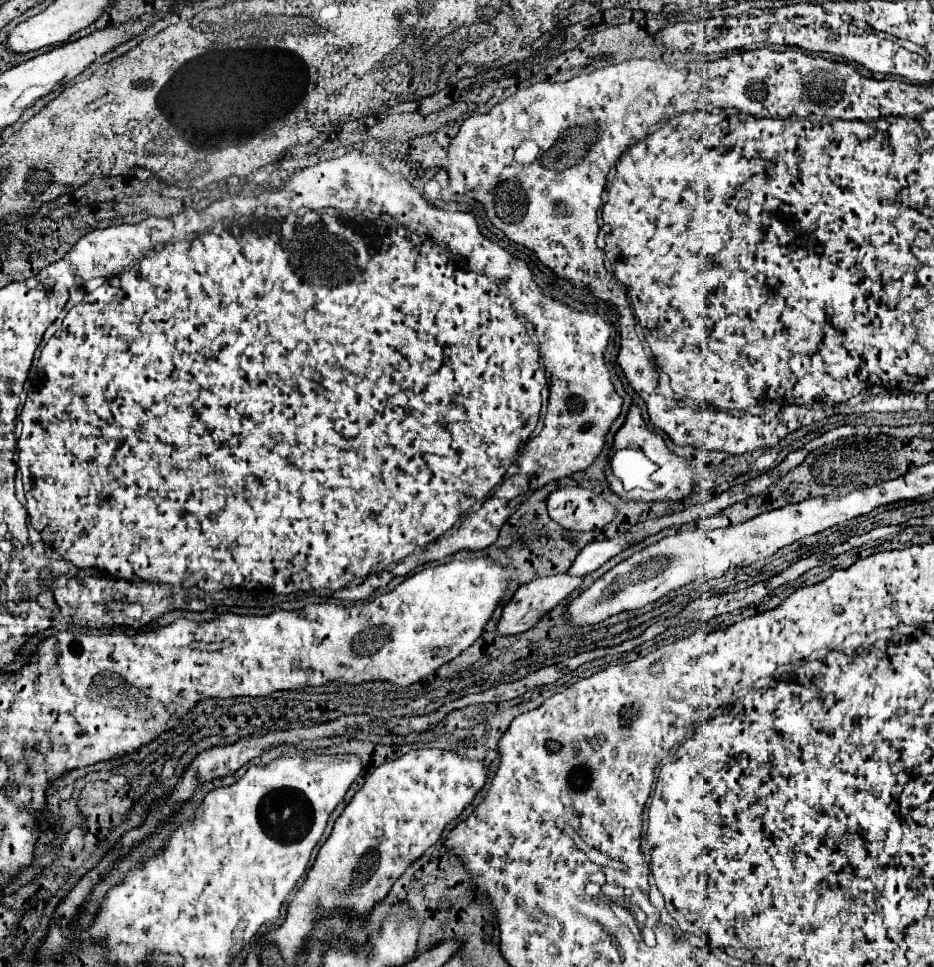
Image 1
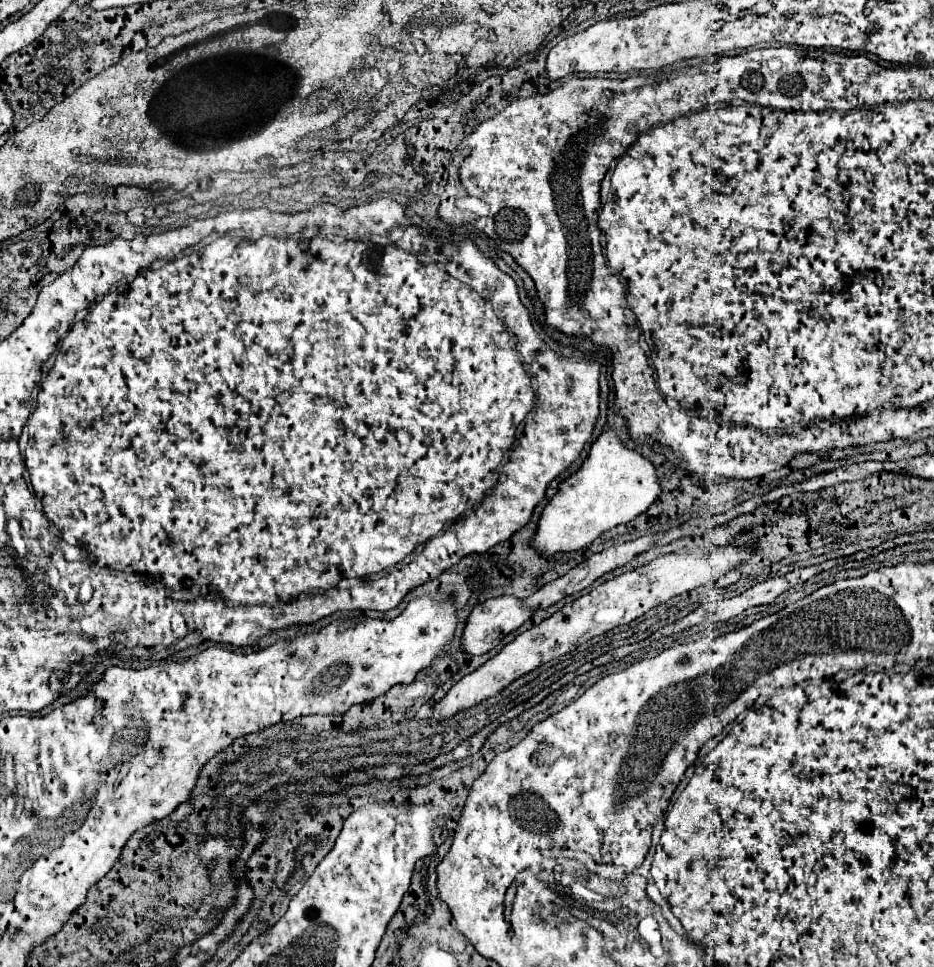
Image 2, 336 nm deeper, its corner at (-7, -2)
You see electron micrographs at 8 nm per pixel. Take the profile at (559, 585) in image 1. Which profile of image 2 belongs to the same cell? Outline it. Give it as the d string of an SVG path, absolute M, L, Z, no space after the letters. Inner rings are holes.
M497 597L497 599L487 599L485 603L475 605L475 609L467 617L467 623L463 629L461 651L469 653L469 655L483 655L483 653L491 651L493 647L497 647L501 643L501 639L505 635L519 629L531 615L533 615L533 609L523 607L523 601L515 599L515 597Z

